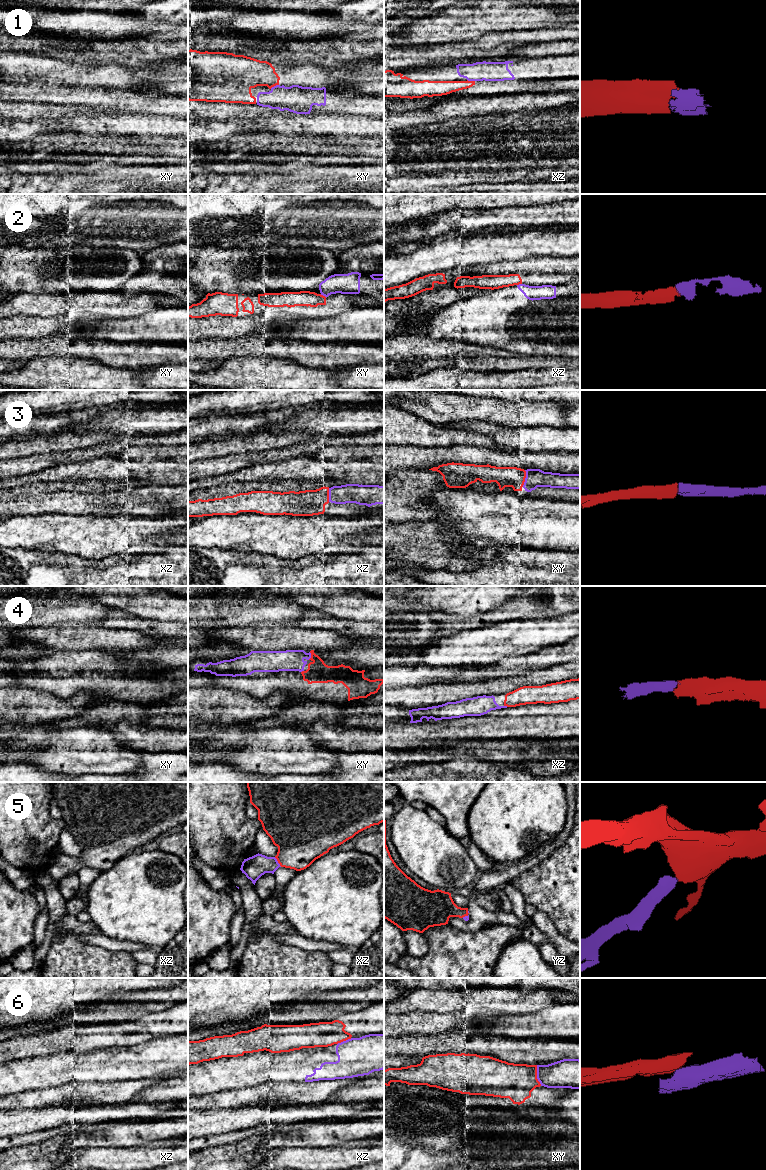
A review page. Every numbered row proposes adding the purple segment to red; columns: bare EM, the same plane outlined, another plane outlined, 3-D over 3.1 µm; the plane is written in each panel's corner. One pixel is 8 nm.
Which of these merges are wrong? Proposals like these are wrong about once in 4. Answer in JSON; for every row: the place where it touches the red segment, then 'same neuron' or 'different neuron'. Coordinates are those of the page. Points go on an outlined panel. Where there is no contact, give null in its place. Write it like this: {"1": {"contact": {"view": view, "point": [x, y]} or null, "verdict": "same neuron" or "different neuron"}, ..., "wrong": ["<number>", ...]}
{"1": {"contact": {"view": "xy", "point": [274, 85]}, "verdict": "same neuron"}, "2": {"contact": {"view": "xy", "point": [322, 295]}, "verdict": "different neuron"}, "3": {"contact": {"view": "xy", "point": [525, 477]}, "verdict": "same neuron"}, "4": {"contact": {"view": "xy", "point": [311, 656]}, "verdict": "same neuron"}, "5": {"contact": {"view": "xz", "point": [278, 862]}, "verdict": "same neuron"}, "6": {"contact": {"view": "xy", "point": [536, 1075]}, "verdict": "different neuron"}, "wrong": ["2", "6"]}

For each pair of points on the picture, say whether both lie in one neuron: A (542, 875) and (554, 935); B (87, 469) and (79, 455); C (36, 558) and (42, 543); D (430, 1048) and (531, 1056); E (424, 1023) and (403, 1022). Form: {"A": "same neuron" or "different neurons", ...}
{"A": "different neurons", "B": "different neurons", "C": "different neurons", "D": "same neuron", "E": "same neuron"}

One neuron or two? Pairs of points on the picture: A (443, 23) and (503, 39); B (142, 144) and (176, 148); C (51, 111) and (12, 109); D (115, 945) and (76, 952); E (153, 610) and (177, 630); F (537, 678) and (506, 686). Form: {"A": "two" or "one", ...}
{"A": "two", "B": "one", "C": "one", "D": "two", "E": "two", "F": "one"}

